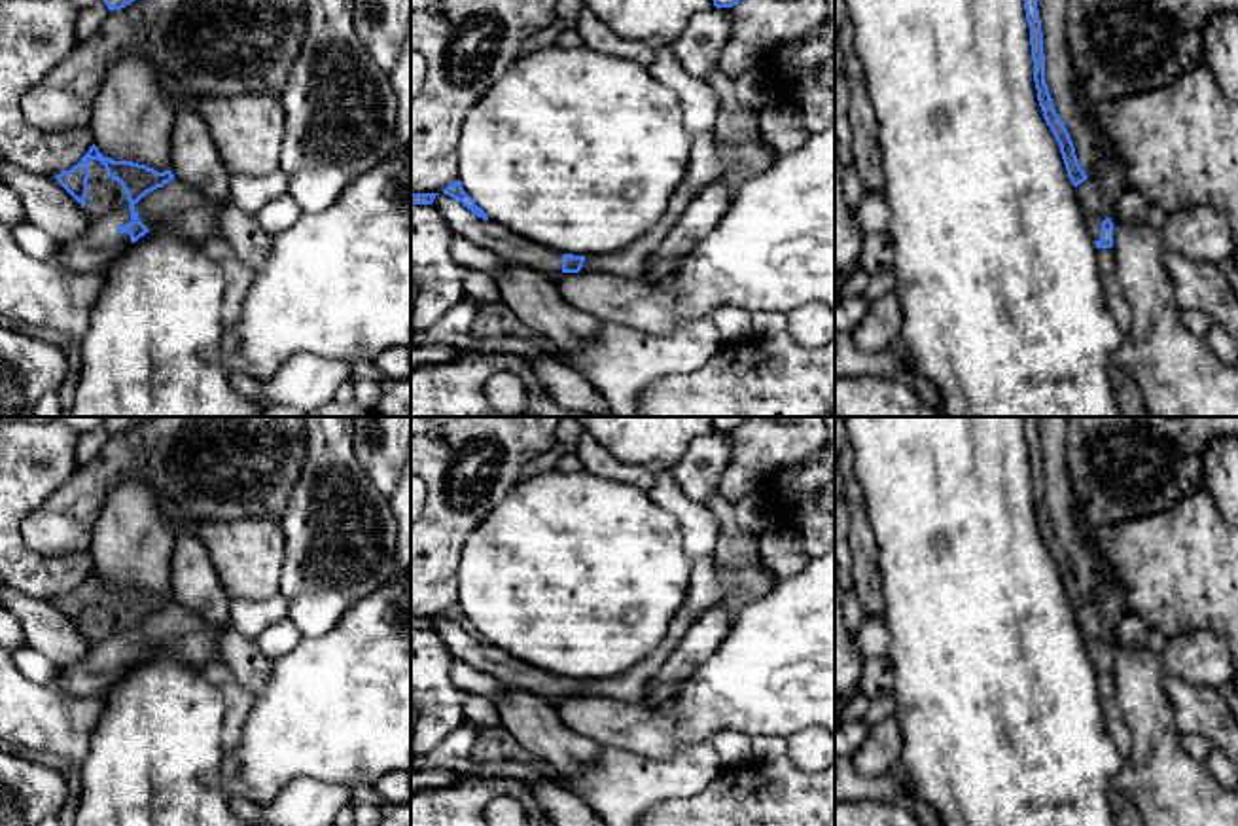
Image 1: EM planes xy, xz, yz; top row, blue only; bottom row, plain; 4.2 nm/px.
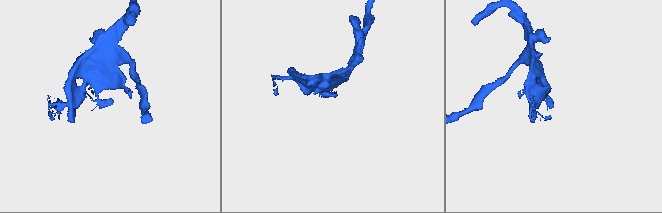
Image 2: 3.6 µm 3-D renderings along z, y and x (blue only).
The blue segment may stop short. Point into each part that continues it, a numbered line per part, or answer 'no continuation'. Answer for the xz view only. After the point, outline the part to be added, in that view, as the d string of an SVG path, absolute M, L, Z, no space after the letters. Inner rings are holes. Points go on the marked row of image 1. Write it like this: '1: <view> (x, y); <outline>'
1: xz (506, 245); M443 191L435 195L432 205L441 212L452 233L490 250L502 261L534 267L543 275L562 273L562 252L549 250L490 220L475 216L458 199L452 199Z

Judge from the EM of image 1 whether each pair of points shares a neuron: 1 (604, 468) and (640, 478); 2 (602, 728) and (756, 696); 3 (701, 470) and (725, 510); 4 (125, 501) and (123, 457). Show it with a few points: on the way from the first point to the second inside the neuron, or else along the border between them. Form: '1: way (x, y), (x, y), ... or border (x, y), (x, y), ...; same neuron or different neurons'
1: way (614, 468), (631, 472); same neuron
2: way (640, 728), (674, 728), (718, 696); same neuron
3: border (718, 491), (707, 504); different neurons
4: border (159, 499), (144, 480), (127, 476), (99, 514); different neurons

